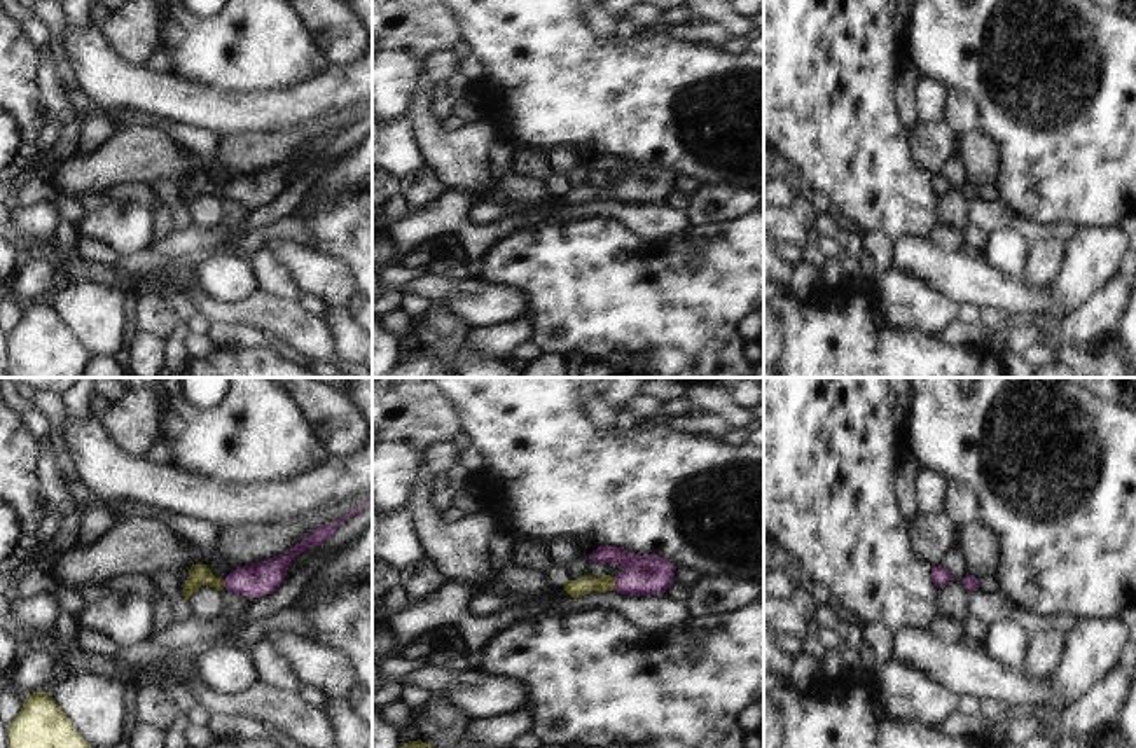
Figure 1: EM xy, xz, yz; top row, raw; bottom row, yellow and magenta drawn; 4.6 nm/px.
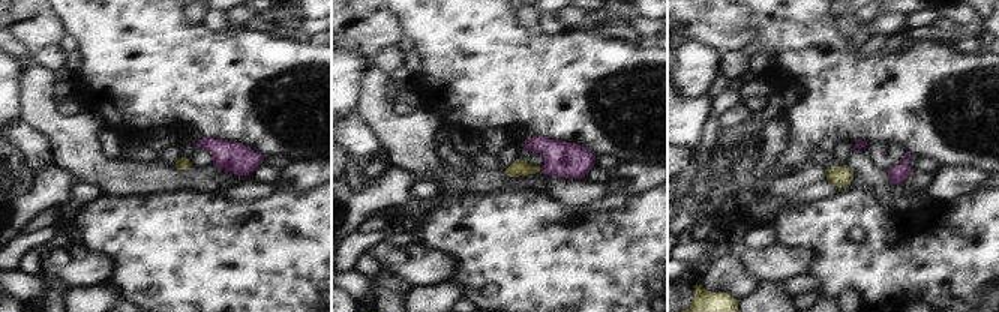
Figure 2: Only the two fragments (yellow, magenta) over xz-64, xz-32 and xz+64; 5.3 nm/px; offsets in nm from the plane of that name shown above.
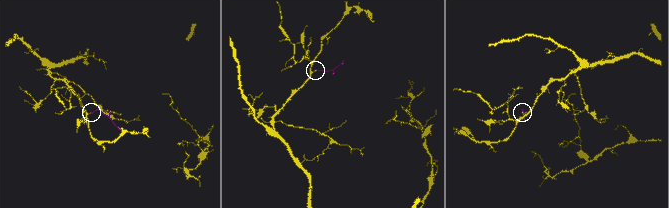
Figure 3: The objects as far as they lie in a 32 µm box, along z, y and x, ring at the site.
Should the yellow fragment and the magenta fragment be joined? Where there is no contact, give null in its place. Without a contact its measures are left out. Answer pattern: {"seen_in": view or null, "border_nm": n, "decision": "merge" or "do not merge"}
{"seen_in": "xz", "border_nm": 70, "decision": "merge"}

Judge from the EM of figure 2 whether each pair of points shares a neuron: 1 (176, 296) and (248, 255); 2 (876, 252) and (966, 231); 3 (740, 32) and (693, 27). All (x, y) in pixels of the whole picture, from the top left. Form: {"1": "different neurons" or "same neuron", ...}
{"1": "same neuron", "2": "same neuron", "3": "same neuron"}

